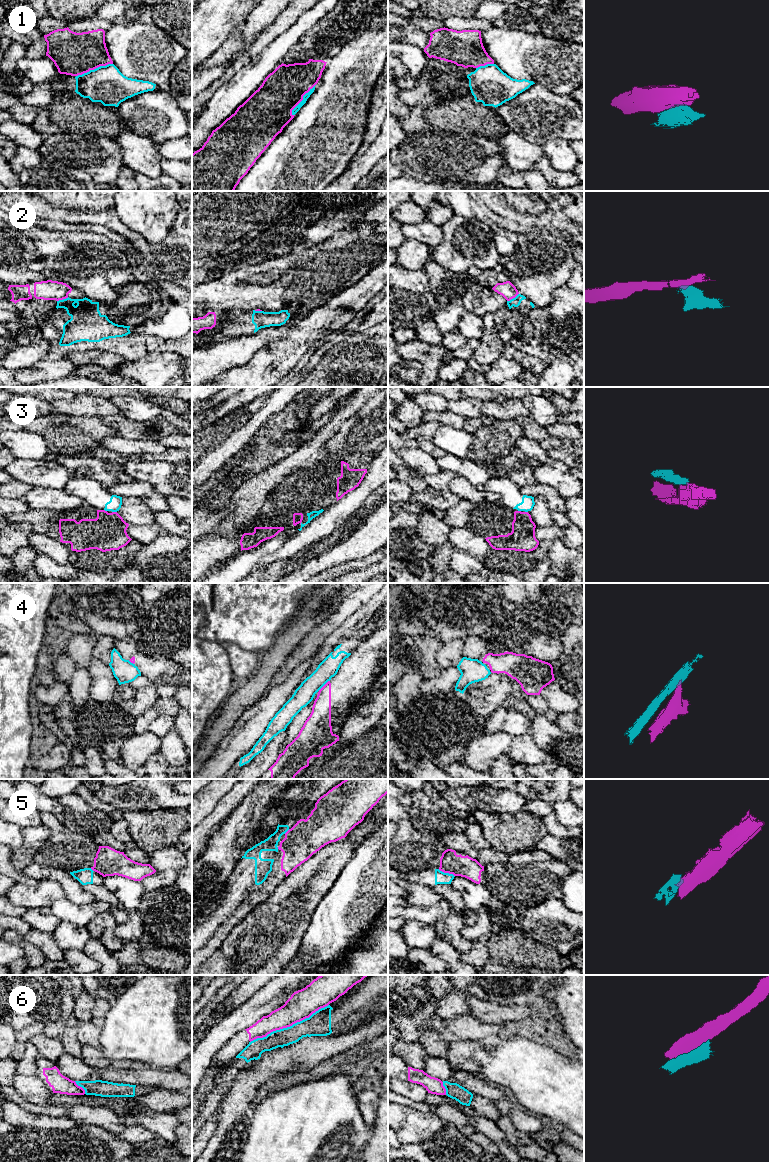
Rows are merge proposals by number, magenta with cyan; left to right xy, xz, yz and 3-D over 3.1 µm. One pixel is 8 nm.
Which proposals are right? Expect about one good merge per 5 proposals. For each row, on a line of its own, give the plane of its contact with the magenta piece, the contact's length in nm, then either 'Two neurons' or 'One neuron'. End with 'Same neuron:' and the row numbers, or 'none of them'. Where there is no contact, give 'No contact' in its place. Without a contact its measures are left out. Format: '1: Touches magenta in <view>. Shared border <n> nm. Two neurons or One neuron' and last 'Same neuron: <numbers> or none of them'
1: Touches magenta in xy. Shared border 320 nm. Two neurons
2: Touches magenta in yz. Shared border 120 nm. Two neurons
3: Touches magenta in xy. Shared border 40 nm. Two neurons
4: Touches magenta in xz. Shared border 130 nm. Two neurons
5: Touches magenta in yz. Shared border 150 nm. Two neurons
6: Touches magenta in xz. Shared border 700 nm. Two neurons
Same neuron: none of them

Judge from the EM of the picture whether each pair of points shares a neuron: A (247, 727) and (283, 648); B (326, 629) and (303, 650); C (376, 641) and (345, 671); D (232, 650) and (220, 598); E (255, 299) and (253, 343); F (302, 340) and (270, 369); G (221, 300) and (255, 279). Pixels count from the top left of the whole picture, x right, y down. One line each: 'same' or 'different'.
A: different
B: same
C: same
D: different
E: different
F: same
G: same

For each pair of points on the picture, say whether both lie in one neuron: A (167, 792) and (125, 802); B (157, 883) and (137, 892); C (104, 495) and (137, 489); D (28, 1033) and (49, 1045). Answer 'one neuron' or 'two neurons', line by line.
A: one neuron
B: two neurons
C: two neurons
D: two neurons

